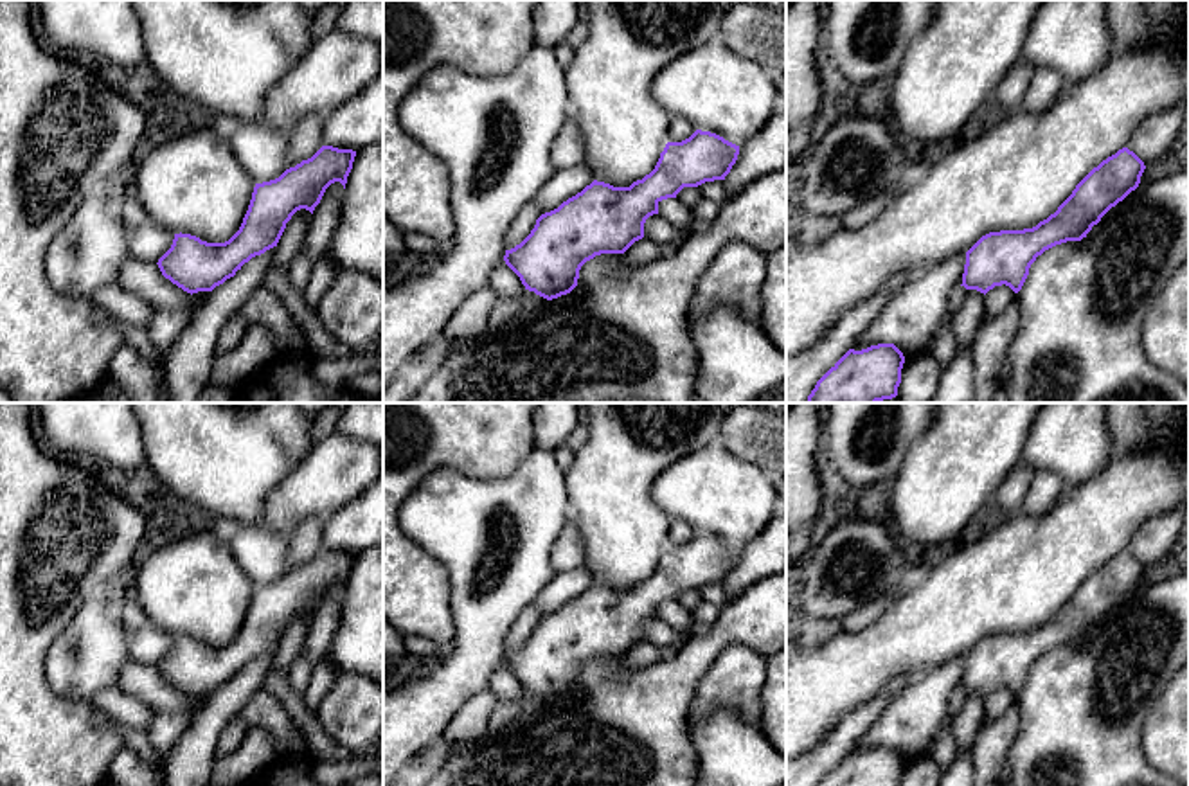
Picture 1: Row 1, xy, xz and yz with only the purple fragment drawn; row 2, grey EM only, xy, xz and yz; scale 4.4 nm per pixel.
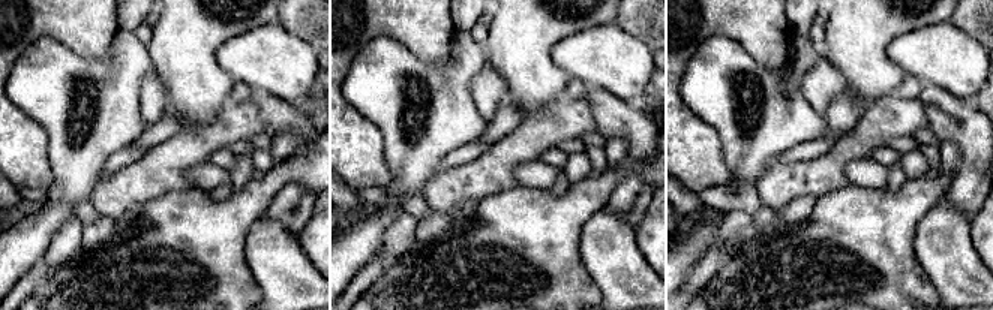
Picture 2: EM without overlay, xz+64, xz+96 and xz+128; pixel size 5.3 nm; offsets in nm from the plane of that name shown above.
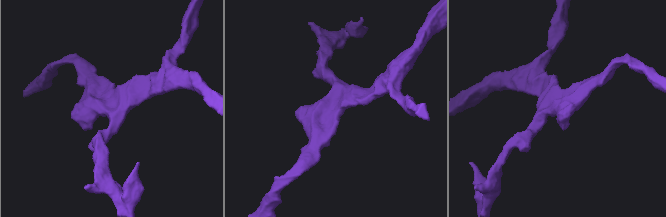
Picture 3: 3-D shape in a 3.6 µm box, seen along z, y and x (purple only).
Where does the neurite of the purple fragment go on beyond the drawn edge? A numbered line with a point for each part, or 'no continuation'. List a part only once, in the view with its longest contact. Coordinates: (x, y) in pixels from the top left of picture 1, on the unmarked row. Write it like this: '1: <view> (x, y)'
no continuation

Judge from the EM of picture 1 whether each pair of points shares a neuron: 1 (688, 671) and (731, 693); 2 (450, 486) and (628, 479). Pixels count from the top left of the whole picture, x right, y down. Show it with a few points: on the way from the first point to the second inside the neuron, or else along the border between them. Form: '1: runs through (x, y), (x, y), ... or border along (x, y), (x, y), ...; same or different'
1: border along (729, 644), (698, 684), (688, 716); different
2: border along (563, 470), (569, 518); different

